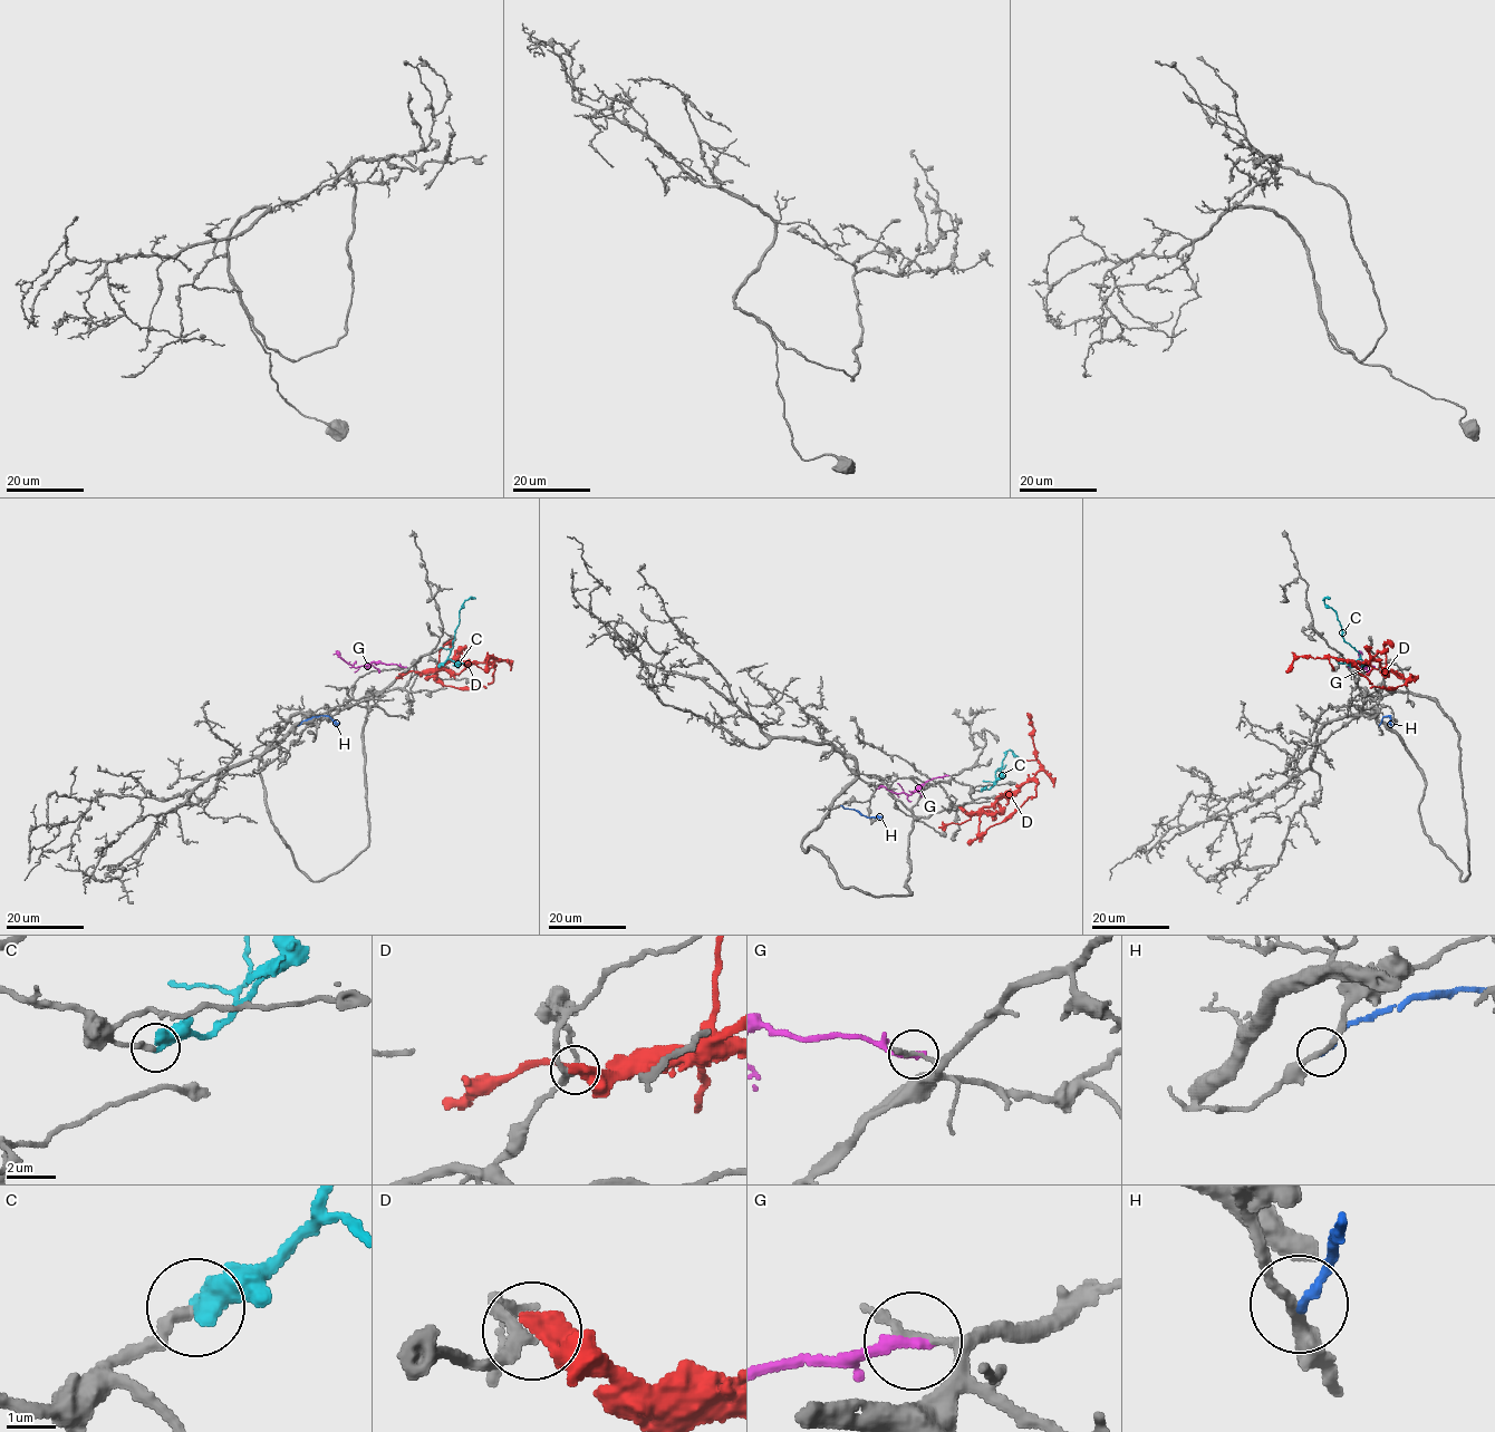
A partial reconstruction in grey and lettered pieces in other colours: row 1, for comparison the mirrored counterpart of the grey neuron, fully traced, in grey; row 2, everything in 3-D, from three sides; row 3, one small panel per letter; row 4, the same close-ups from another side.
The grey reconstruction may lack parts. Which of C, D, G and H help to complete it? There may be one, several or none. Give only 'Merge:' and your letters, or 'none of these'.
Merge: C

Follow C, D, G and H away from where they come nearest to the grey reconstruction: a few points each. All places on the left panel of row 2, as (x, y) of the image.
C: (437, 666), (451, 652), (462, 605), (475, 598)
D: (416, 673), (435, 671), (452, 660), (493, 661), (494, 657), (488, 660), (484, 673)
G: (405, 667), (370, 663), (354, 667), (334, 654)
H: (298, 725), (324, 715), (339, 724)

